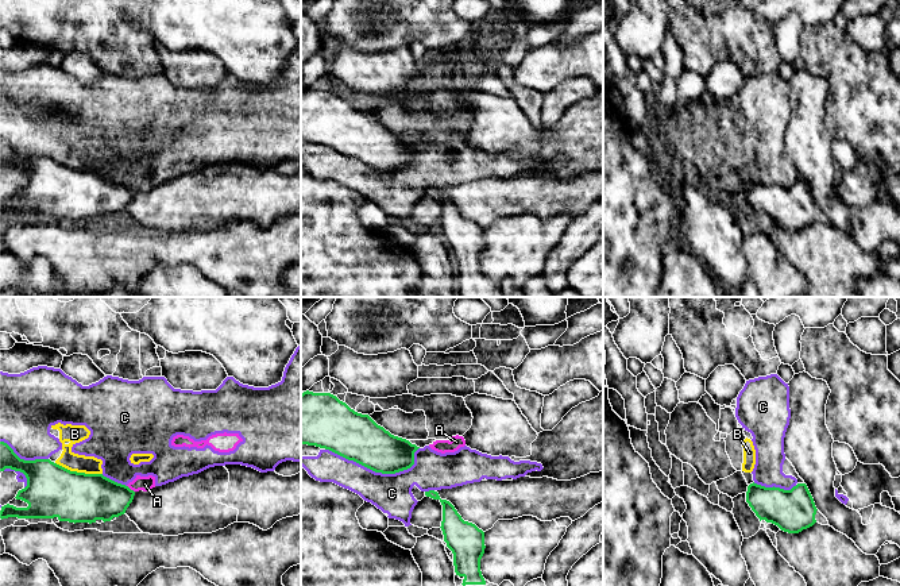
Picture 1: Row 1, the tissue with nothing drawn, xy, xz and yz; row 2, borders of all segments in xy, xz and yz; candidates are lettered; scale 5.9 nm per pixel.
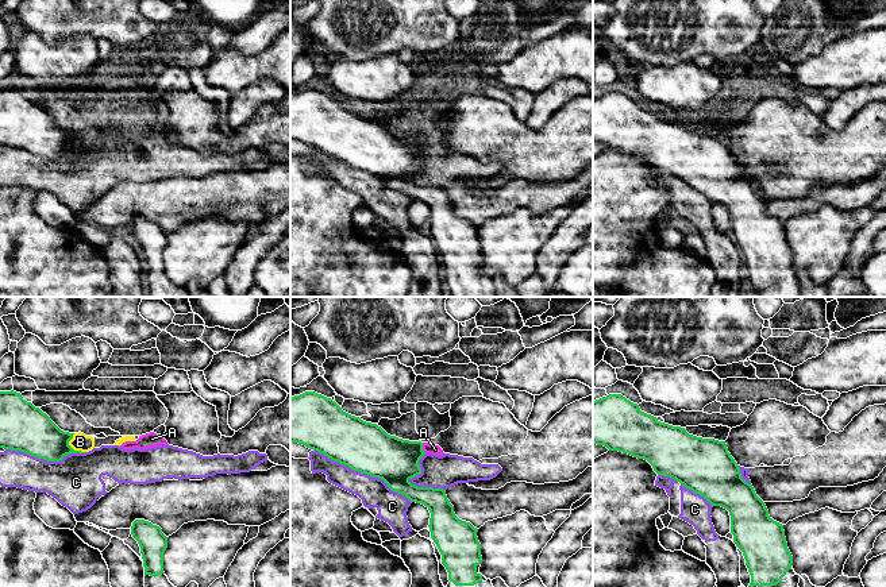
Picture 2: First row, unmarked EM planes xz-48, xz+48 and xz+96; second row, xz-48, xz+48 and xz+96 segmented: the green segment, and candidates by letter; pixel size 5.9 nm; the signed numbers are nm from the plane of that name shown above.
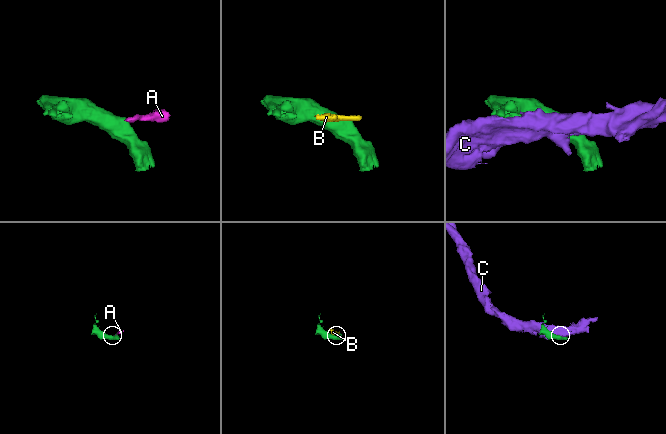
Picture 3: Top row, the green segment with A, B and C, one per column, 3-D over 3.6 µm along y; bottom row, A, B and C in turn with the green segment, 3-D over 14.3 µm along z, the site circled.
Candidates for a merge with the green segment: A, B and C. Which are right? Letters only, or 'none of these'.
none of these

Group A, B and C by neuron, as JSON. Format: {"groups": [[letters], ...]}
{"groups": [["A", "B", "C"]]}

